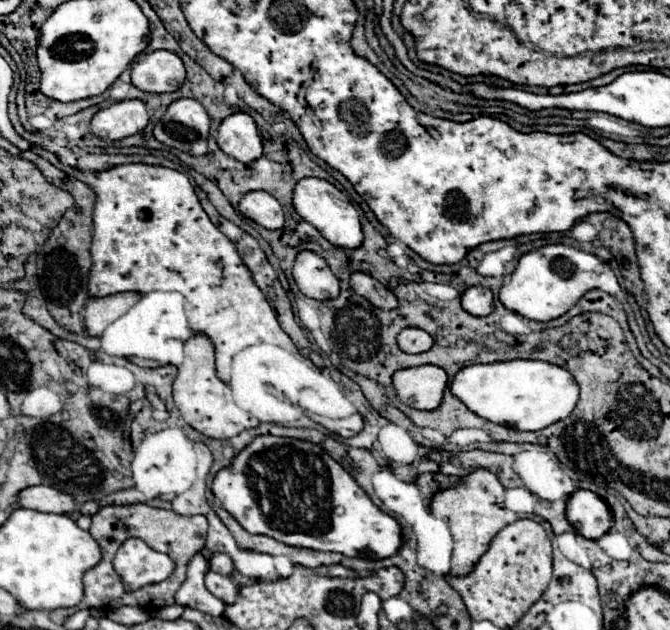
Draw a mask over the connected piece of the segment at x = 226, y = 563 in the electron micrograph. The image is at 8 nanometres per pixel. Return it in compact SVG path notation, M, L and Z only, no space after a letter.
M214 552L208 560L208 566L212 572L218 572L218 574L224 574L224 576L230 576L232 570L234 570L234 564L230 560L230 556L222 554L222 552Z

